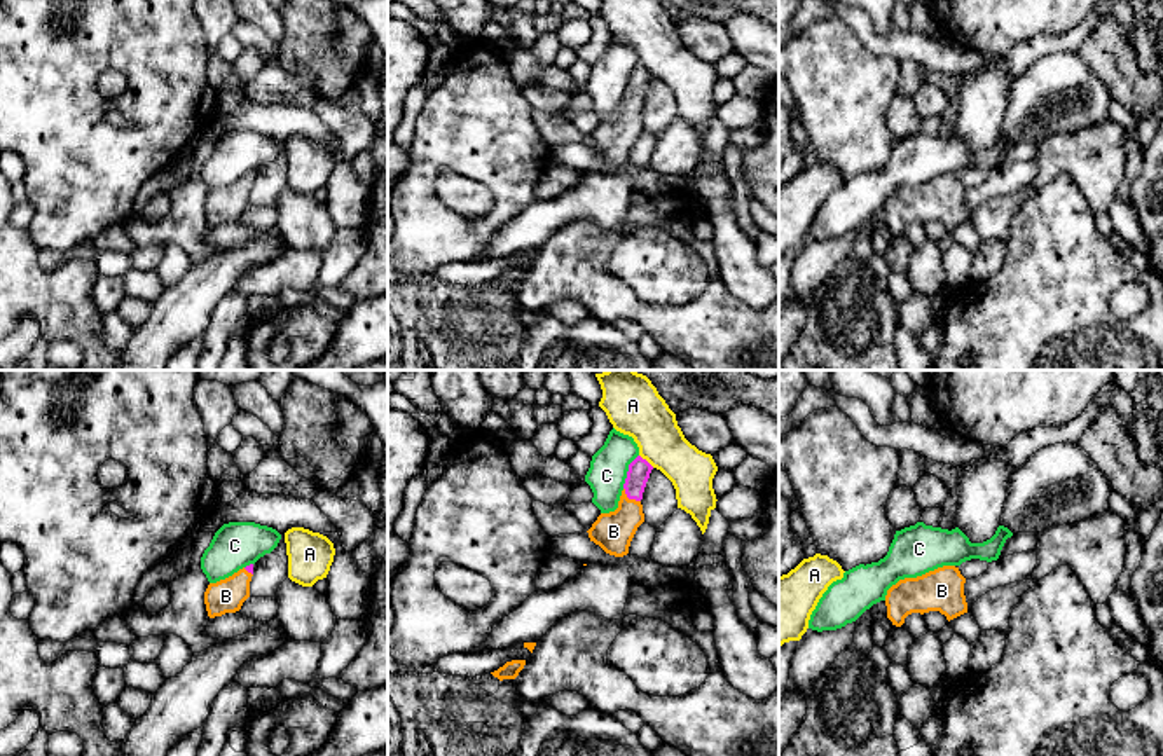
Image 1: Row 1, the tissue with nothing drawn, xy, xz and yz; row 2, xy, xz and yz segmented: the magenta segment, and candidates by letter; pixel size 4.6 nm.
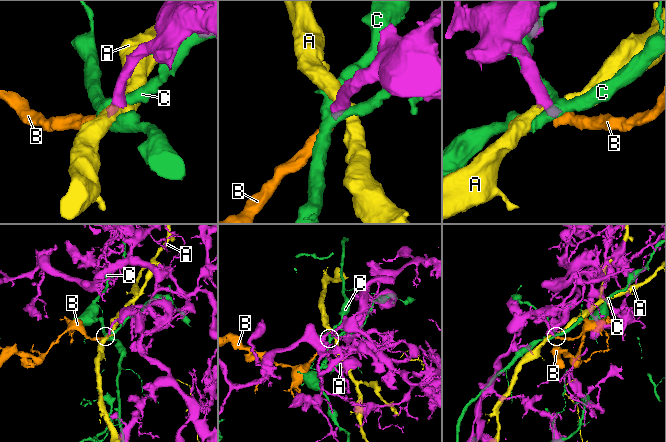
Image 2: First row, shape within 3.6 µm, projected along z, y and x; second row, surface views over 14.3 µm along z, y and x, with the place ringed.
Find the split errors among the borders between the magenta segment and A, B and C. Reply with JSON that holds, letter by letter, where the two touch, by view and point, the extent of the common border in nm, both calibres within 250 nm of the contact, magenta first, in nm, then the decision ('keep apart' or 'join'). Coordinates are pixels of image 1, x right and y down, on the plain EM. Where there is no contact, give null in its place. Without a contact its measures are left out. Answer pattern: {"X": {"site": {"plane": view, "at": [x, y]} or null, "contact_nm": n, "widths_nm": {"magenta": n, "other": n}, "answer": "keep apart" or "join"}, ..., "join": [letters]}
{"A": {"site": {"plane": "xz", "at": [645, 68]}, "contact_nm": 90, "widths_nm": {"magenta": 100, "other": 240}, "answer": "keep apart"}, "B": {"site": {"plane": "xz", "at": [629, 107]}, "contact_nm": 100, "widths_nm": {"magenta": 100, "other": 180}, "answer": "join"}, "C": {"site": {"plane": "xz", "at": [627, 81]}, "contact_nm": 180, "widths_nm": {"magenta": 100, "other": 180}, "answer": "keep apart"}, "join": ["B"]}

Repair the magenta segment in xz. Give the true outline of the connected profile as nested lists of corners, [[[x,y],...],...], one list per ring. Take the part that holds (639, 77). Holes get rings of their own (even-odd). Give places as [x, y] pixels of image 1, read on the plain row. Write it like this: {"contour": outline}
{"contour": [[[637,65],[627,80],[618,117],[601,122],[587,140],[590,150],[599,154],[606,162],[623,166],[629,162],[630,150],[637,136],[644,131],[643,101],[653,75]]]}

